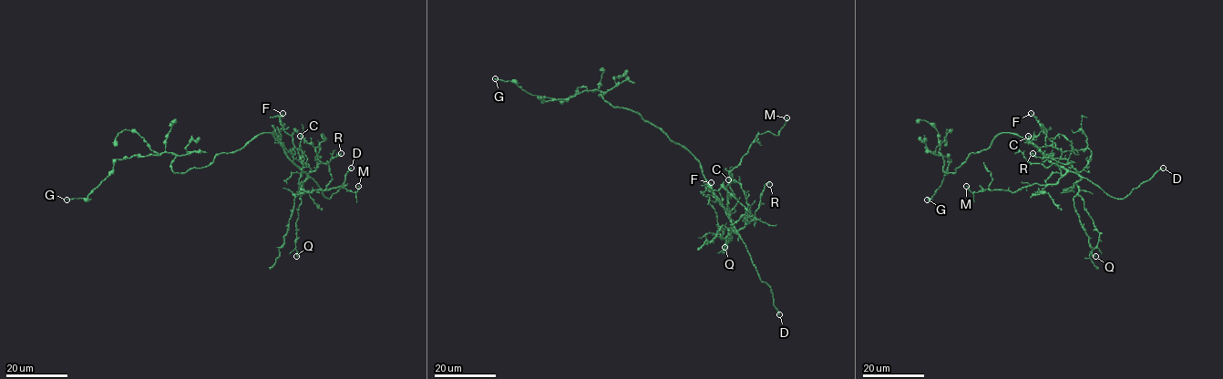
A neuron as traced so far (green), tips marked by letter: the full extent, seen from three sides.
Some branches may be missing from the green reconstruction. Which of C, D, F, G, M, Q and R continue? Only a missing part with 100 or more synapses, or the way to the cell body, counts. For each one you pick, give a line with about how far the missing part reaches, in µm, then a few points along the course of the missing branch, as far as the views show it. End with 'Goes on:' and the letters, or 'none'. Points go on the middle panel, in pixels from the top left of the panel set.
D: 60 µm
Goes on: D

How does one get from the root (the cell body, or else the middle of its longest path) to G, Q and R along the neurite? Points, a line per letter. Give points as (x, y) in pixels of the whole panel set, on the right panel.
G: (991, 143), (971, 153), (951, 173), (943, 170), (939, 152), (950, 159), (948, 171), (927, 199)
Q: (991, 143), (1001, 134), (1015, 134), (1051, 161), (1081, 177), (1078, 194), (1099, 233), (1092, 250), (1095, 256)
R: (991, 143), (1001, 134), (1015, 134), (1029, 139), (1051, 161), (1078, 173), (1070, 163), (1035, 157), (1032, 153)

